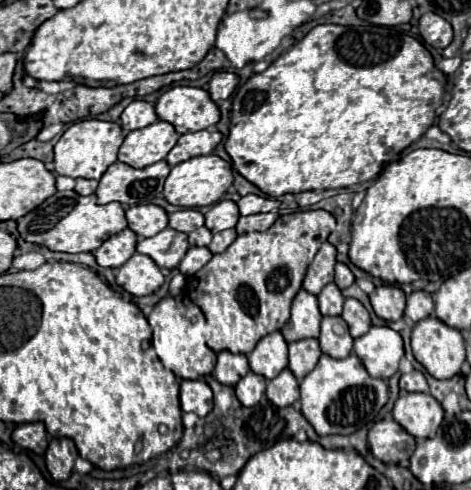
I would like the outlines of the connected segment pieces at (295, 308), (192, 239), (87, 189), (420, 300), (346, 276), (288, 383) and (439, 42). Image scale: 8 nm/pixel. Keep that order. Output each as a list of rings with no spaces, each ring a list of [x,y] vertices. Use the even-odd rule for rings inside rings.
[[[300,290],[292,302],[292,316],[282,328],[286,342],[296,342],[304,338],[318,338],[322,314],[318,310],[318,300],[314,294]]]
[[[202,226],[202,228],[198,228],[198,230],[188,234],[190,246],[208,246],[210,240],[212,240],[212,232],[206,226]]]
[[[78,178],[76,180],[76,192],[82,194],[82,196],[88,196],[88,194],[94,194],[98,188],[98,182],[96,180],[86,180],[86,178]]]
[[[418,290],[418,292],[412,292],[408,296],[408,302],[406,302],[406,312],[404,312],[408,318],[412,318],[412,322],[420,322],[424,320],[426,316],[432,316],[434,314],[434,300],[432,300],[432,294],[424,292],[424,290]]]
[[[342,262],[336,264],[336,278],[334,278],[334,282],[336,282],[336,286],[340,286],[340,290],[348,288],[350,284],[354,284],[354,274],[350,272],[350,268],[346,264],[342,264]]]
[[[284,368],[276,378],[272,378],[268,382],[266,396],[276,406],[292,406],[300,398],[298,380],[294,378],[294,374],[288,368]]]
[[[426,12],[422,18],[420,18],[420,36],[426,44],[430,44],[432,48],[440,48],[444,50],[450,42],[452,42],[452,26],[440,18],[438,14],[434,12]]]

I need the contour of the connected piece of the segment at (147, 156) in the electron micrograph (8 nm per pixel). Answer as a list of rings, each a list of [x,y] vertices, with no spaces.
[[[158,120],[146,128],[132,130],[120,146],[118,160],[132,168],[146,168],[154,162],[164,160],[178,138],[180,134],[170,122]]]

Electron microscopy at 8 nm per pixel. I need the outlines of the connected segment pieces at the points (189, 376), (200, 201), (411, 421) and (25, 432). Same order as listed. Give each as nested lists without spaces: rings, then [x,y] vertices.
[[[166,296],[162,298],[150,312],[148,322],[152,326],[152,348],[158,360],[172,370],[178,378],[184,380],[198,380],[212,374],[216,366],[216,354],[208,348],[204,338],[206,320],[202,310],[188,298],[188,296]]]
[[[216,154],[196,156],[172,168],[164,184],[164,198],[180,208],[202,208],[220,202],[230,186],[232,186],[232,166],[226,160],[222,160]]]
[[[422,392],[402,394],[396,400],[392,414],[394,420],[418,440],[432,438],[432,434],[436,434],[444,418],[444,410],[440,402],[430,394],[422,394]]]
[[[32,422],[32,424],[20,424],[12,432],[12,440],[26,450],[32,450],[36,454],[44,454],[50,436],[46,434],[46,428],[42,422]]]

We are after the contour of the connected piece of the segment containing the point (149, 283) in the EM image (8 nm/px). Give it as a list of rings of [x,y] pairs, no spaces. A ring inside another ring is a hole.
[[[134,254],[124,266],[118,268],[116,284],[132,296],[148,296],[164,282],[160,268],[144,254]]]

